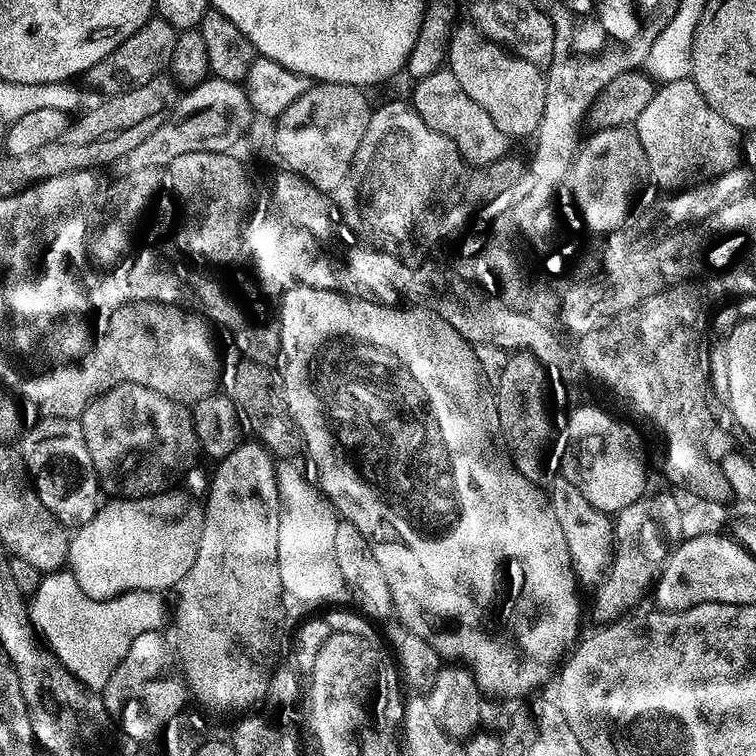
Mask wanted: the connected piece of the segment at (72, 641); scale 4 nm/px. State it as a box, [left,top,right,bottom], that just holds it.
[34,570,165,690]

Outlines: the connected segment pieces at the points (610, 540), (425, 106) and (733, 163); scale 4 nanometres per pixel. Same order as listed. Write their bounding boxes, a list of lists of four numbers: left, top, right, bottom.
[[547,475,616,585],[410,70,510,165],[634,78,742,189]]

